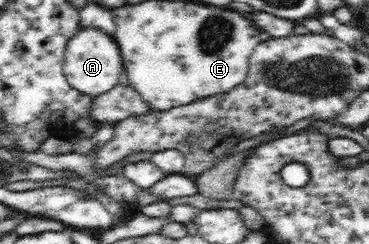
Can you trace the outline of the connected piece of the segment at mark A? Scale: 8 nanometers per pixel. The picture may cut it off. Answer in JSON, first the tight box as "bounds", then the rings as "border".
{"bounds":[63,28,123,98],"border":[[[81,28],[68,40],[63,55],[63,75],[70,87],[93,98],[116,87],[123,73],[123,62],[115,38],[96,28]]]}

